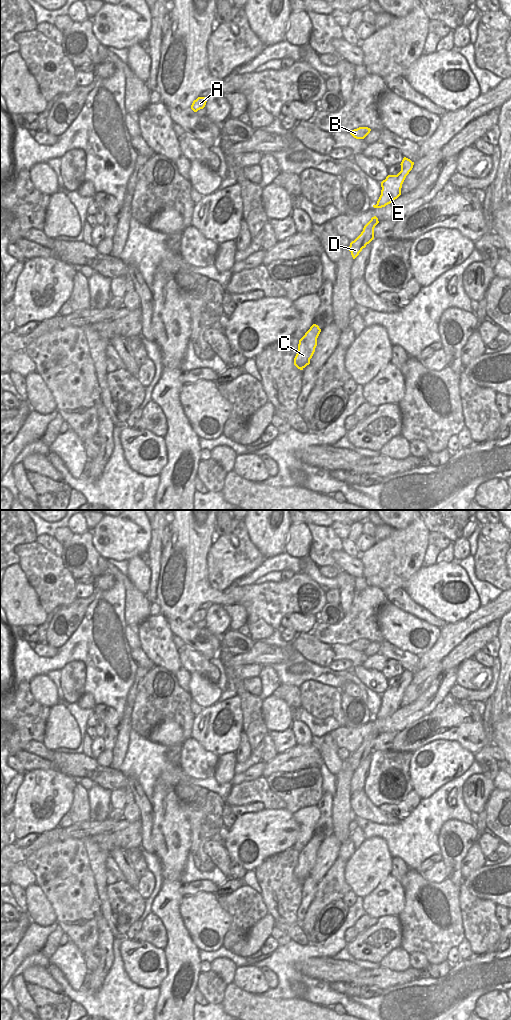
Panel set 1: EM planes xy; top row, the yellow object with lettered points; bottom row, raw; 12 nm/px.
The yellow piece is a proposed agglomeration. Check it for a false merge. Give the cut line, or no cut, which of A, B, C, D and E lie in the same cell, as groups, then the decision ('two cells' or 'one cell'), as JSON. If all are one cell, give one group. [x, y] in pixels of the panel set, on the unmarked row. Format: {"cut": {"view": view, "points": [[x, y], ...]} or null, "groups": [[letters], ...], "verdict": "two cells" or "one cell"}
{"cut": null, "groups": [["A", "B", "C", "D", "E"]], "verdict": "one cell"}

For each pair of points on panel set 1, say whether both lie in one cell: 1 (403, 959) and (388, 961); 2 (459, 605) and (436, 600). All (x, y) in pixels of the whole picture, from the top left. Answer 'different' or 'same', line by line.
1: same
2: same

